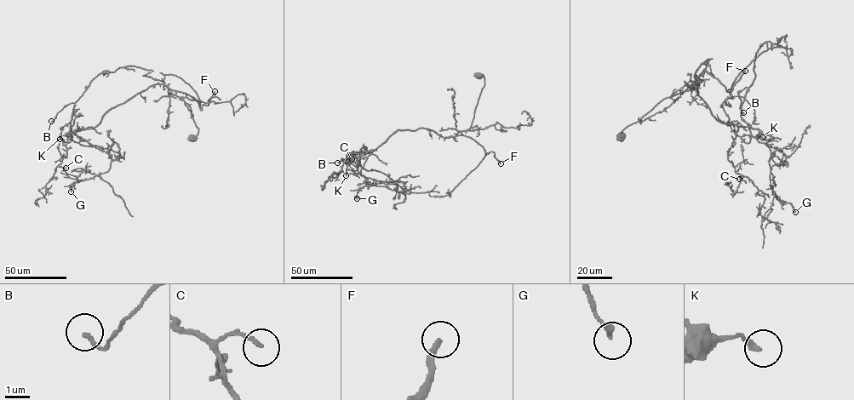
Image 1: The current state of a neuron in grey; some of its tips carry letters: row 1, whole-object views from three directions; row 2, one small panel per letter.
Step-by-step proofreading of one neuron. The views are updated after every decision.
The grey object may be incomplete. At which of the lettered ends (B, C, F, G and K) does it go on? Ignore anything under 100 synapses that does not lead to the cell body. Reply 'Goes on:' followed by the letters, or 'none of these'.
Goes on: F

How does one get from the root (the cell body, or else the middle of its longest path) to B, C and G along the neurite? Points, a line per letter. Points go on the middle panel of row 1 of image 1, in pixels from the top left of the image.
B: (478, 76), (484, 85), (469, 128), (447, 137), (397, 130), (368, 157), (367, 183), (358, 161), (337, 162)
C: (478, 76), (484, 85), (469, 128), (447, 137), (398, 129), (367, 157), (352, 151), (345, 161), (352, 159)
G: (478, 76), (484, 85), (470, 128), (447, 137), (397, 130), (360, 173), (398, 181), (363, 186), (357, 198)

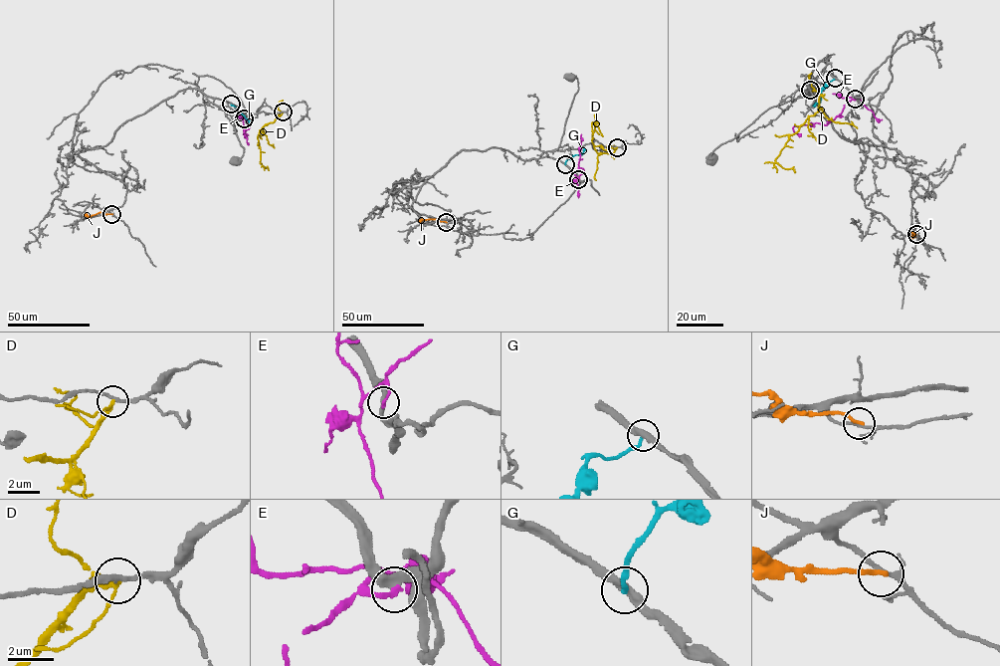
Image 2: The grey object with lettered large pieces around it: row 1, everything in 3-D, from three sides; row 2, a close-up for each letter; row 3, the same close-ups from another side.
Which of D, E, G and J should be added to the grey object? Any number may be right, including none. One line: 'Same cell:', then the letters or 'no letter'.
Same cell: no letter

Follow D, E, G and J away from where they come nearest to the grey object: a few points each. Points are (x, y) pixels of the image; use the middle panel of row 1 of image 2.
D: (617, 147), (613, 153), (598, 153), (592, 141), (594, 122), (603, 136)
E: (578, 178), (584, 171), (578, 166), (581, 134), (582, 140)
G: (565, 164), (568, 158), (585, 149)
J: (446, 222), (429, 219), (419, 221)

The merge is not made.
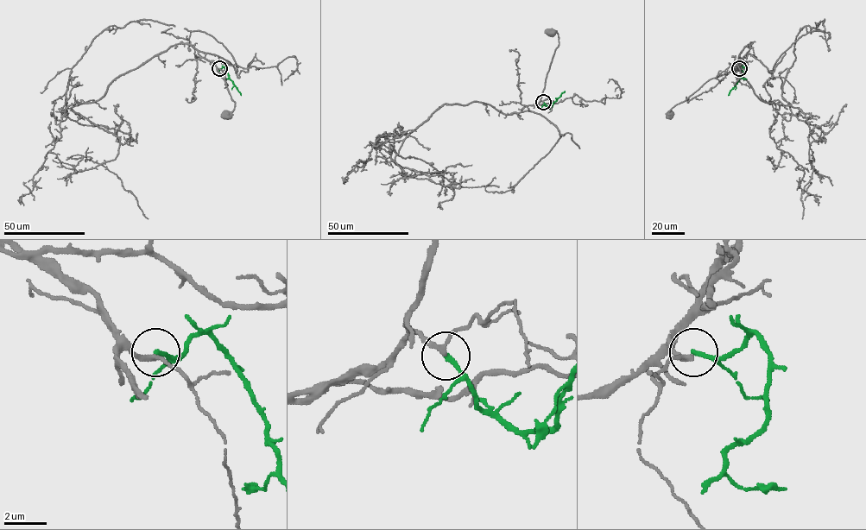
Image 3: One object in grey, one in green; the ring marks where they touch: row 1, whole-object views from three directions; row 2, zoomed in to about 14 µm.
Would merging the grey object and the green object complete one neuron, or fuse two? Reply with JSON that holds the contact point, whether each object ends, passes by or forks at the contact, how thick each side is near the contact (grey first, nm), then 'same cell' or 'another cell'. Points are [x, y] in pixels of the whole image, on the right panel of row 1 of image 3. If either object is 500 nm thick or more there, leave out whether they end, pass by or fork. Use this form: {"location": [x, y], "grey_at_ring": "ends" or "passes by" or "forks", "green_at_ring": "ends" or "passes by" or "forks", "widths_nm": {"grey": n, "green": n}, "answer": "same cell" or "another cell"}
{"location": [739, 68], "grey_at_ring": "passes by", "green_at_ring": "ends", "widths_nm": {"grey": 200, "green": 220}, "answer": "same cell"}

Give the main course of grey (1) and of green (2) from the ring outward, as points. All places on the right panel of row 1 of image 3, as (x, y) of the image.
1: (739, 68), (706, 81), (676, 104), (668, 113), (670, 115)
2: (739, 68), (743, 66), (745, 73), (728, 95)

